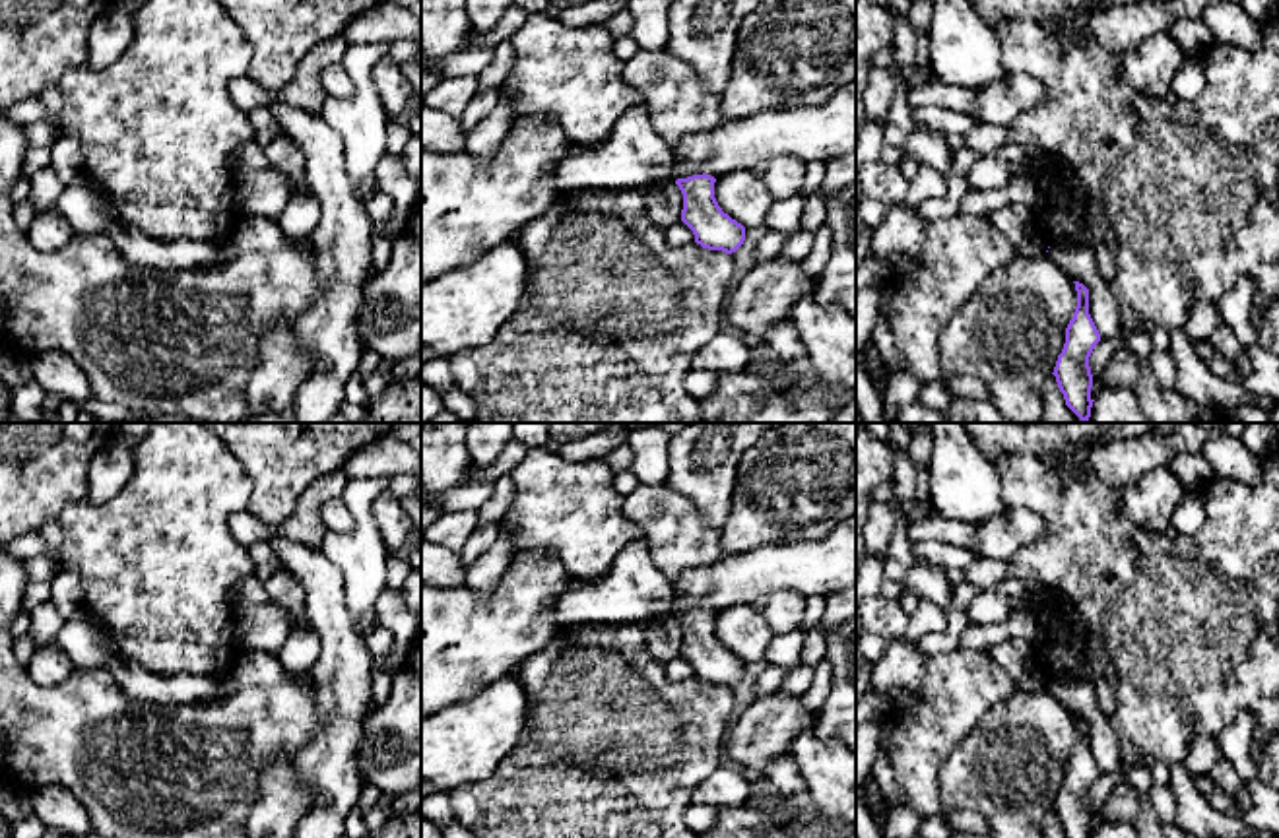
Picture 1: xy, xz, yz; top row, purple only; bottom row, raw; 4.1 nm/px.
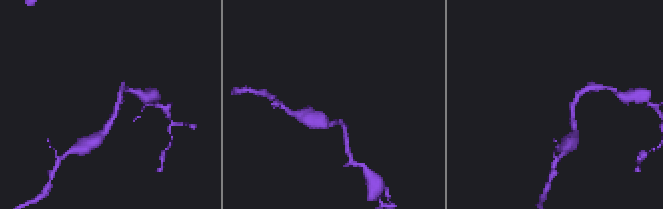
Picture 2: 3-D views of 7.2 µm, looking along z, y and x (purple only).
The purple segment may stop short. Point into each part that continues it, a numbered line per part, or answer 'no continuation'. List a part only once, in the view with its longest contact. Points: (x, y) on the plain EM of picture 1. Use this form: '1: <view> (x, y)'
no continuation

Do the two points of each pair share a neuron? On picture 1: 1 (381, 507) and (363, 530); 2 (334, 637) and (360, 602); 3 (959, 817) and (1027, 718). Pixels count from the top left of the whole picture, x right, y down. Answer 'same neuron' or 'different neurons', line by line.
1: different neurons
2: different neurons
3: different neurons

